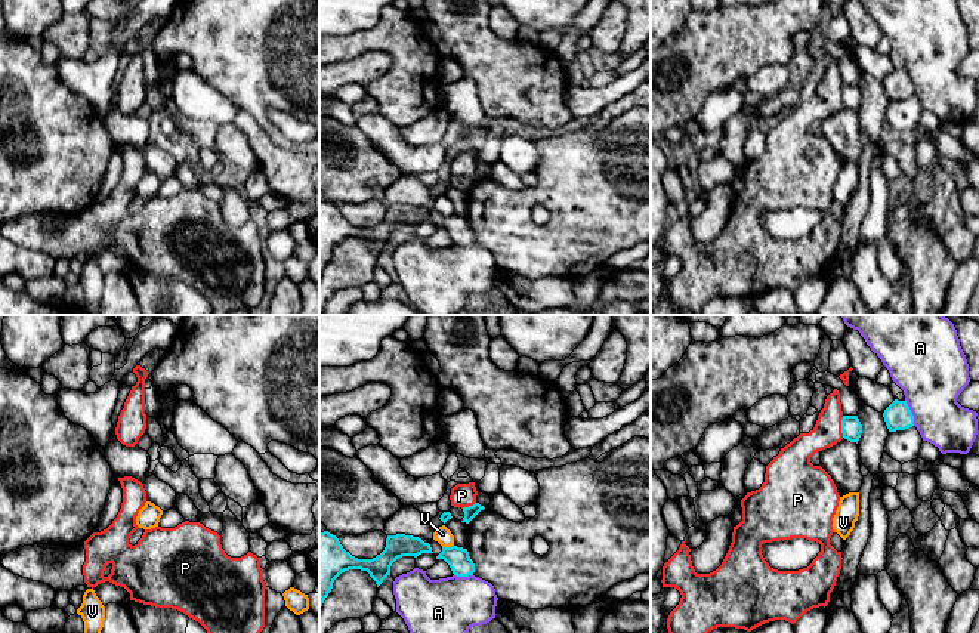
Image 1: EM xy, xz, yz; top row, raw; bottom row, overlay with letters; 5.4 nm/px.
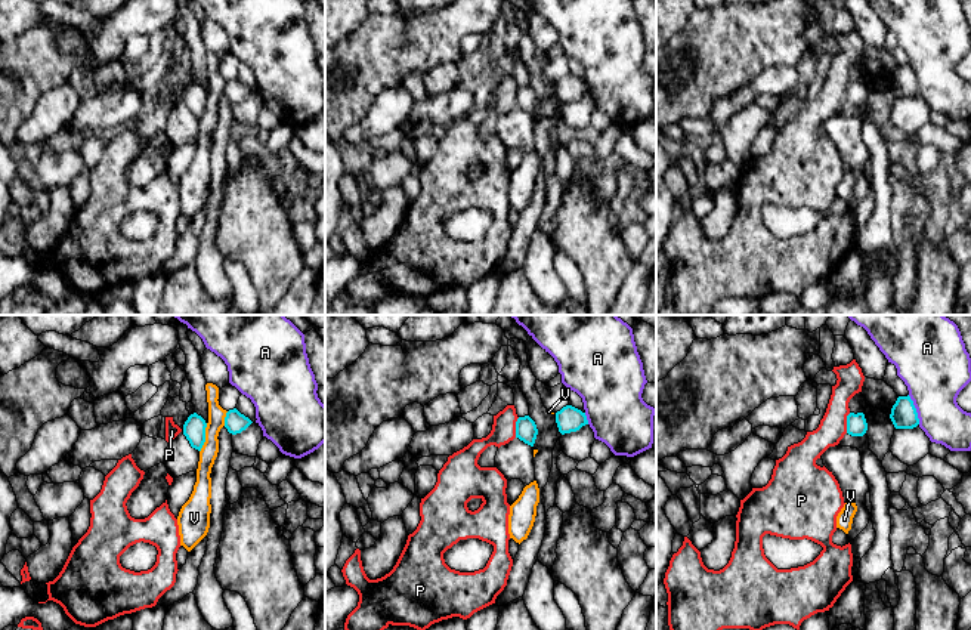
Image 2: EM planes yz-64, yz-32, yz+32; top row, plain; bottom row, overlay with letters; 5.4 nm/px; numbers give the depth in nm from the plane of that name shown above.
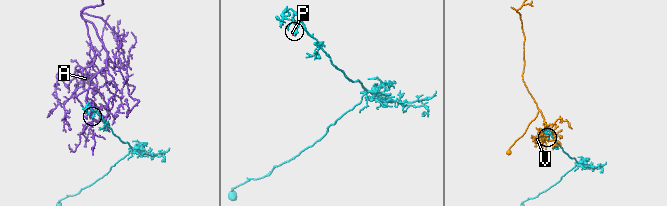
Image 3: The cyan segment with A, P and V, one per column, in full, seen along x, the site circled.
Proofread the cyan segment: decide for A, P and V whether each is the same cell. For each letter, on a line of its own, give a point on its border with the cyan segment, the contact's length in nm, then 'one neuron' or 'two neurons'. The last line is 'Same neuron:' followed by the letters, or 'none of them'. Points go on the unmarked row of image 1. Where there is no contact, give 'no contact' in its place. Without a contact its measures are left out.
A: yz (911, 82) | 150 nm | two neurons
P: yz (842, 95) | 120 nm | two neurons
V: xz (447, 216) | 70 nm | two neurons
Same neuron: none of them

